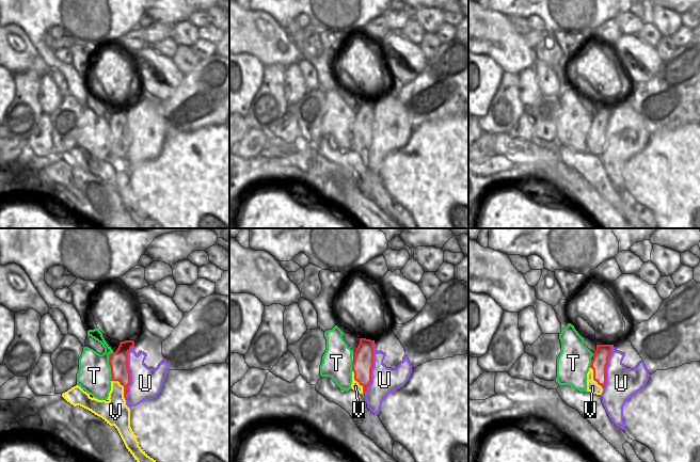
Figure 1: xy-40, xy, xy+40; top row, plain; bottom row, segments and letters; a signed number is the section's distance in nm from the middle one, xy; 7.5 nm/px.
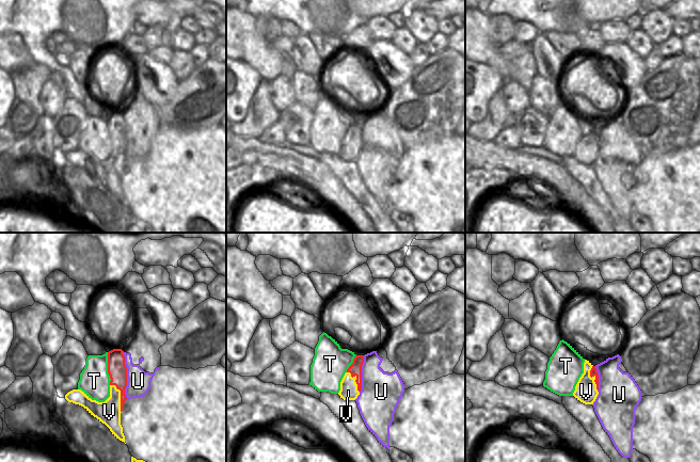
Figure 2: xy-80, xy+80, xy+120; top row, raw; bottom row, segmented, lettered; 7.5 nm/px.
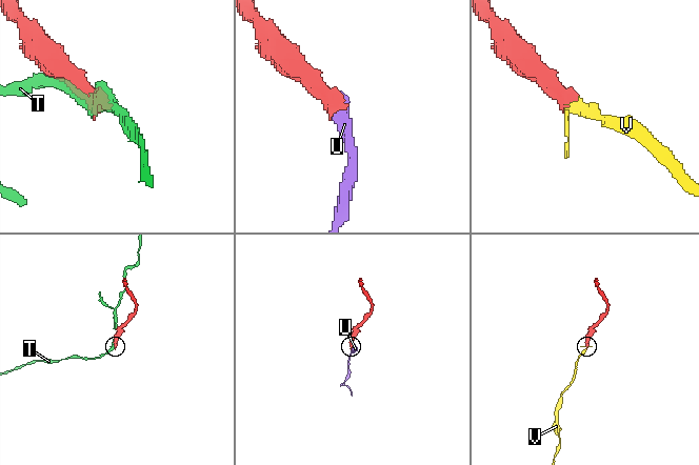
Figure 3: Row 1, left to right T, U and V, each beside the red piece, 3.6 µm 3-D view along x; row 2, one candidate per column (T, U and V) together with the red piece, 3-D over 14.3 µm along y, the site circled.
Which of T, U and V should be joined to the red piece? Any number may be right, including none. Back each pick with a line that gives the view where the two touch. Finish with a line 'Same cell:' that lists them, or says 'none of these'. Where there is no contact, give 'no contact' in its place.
U: meets red in xy-40
Same cell: U

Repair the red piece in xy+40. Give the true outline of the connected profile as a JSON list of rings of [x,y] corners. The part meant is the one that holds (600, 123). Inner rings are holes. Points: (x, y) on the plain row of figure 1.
[[[596,106],[596,111],[593,114],[593,121],[590,129],[593,130],[593,141],[602,147],[603,153],[602,164],[615,187],[624,191],[625,184],[623,181],[623,166],[647,145],[650,134],[643,123],[639,123],[634,129],[626,129],[622,122],[624,114],[616,112],[614,106]]]

